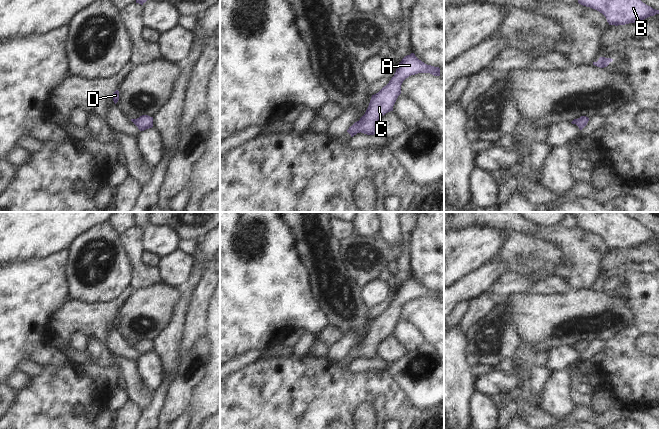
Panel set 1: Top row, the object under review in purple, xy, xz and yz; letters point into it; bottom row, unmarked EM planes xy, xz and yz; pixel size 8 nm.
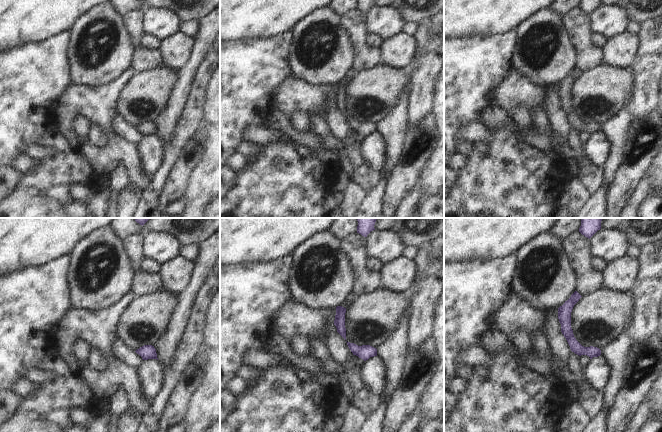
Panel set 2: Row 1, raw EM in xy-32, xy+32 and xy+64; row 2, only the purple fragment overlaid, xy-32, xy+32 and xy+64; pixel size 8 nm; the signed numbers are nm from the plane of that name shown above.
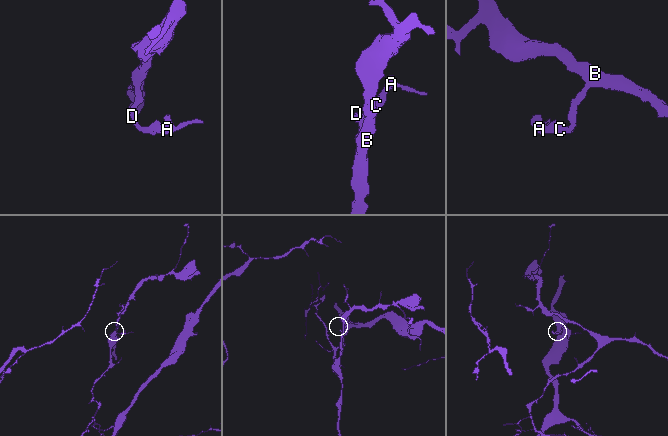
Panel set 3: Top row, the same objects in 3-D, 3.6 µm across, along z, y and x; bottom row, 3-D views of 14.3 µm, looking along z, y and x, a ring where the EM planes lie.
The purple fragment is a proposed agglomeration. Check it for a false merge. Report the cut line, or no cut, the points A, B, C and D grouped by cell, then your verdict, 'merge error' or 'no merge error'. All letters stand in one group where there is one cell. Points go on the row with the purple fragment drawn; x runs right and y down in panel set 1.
cut none; groups A B C D; no merge error

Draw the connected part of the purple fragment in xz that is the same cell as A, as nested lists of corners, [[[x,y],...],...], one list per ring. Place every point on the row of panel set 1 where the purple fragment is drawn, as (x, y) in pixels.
[[[414,53],[405,56],[397,66],[394,76],[378,93],[372,95],[365,114],[355,122],[347,132],[353,137],[357,133],[374,135],[377,132],[377,122],[386,113],[393,111],[393,106],[401,94],[403,81],[411,75],[430,73],[440,76],[440,68],[427,65],[419,60]]]

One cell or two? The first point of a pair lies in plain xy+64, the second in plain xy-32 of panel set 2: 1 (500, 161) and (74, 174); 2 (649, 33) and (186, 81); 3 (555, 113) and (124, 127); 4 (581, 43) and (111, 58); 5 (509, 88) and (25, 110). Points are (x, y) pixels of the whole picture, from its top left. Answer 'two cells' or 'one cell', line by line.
1: one cell
2: two cells
3: one cell
4: two cells
5: two cells

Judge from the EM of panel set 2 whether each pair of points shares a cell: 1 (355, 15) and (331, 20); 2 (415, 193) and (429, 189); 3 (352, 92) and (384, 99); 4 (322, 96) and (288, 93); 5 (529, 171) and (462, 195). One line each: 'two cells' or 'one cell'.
1: two cells
2: two cells
3: one cell
4: one cell
5: one cell

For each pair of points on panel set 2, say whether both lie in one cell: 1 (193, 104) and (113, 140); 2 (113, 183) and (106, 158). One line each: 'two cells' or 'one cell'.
1: two cells
2: two cells

